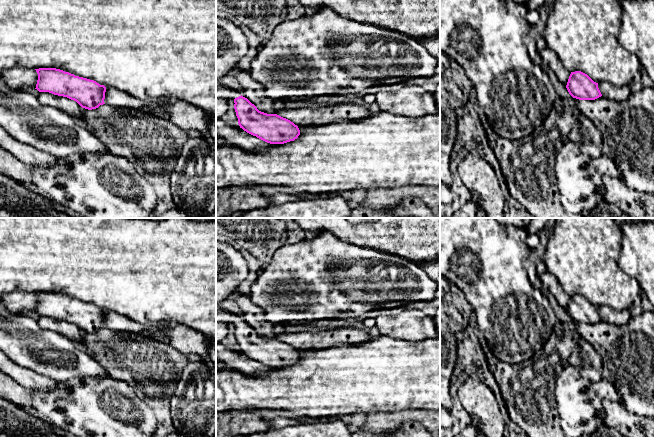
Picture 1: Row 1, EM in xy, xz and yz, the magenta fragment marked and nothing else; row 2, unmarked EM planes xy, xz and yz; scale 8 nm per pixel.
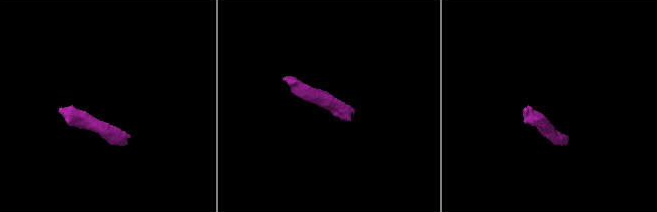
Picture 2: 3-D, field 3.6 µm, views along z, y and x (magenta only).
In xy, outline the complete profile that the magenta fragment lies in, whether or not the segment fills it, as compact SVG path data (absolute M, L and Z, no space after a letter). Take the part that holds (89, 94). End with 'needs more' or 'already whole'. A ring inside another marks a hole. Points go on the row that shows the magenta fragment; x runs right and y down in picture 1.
M56 68L35 69L38 74L36 88L76 101L82 108L92 110L105 104L106 87L94 80L75 76Z; already whole

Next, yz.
M581 71L571 72L566 88L573 98L579 100L595 100L602 96L598 83Z; already whole

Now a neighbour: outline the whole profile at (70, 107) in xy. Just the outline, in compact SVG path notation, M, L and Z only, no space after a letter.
M40 92L38 99L42 105L56 108L69 116L81 117L82 115L82 107L67 97Z

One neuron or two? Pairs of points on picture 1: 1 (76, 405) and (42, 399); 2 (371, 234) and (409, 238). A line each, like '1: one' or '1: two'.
1: one
2: one

